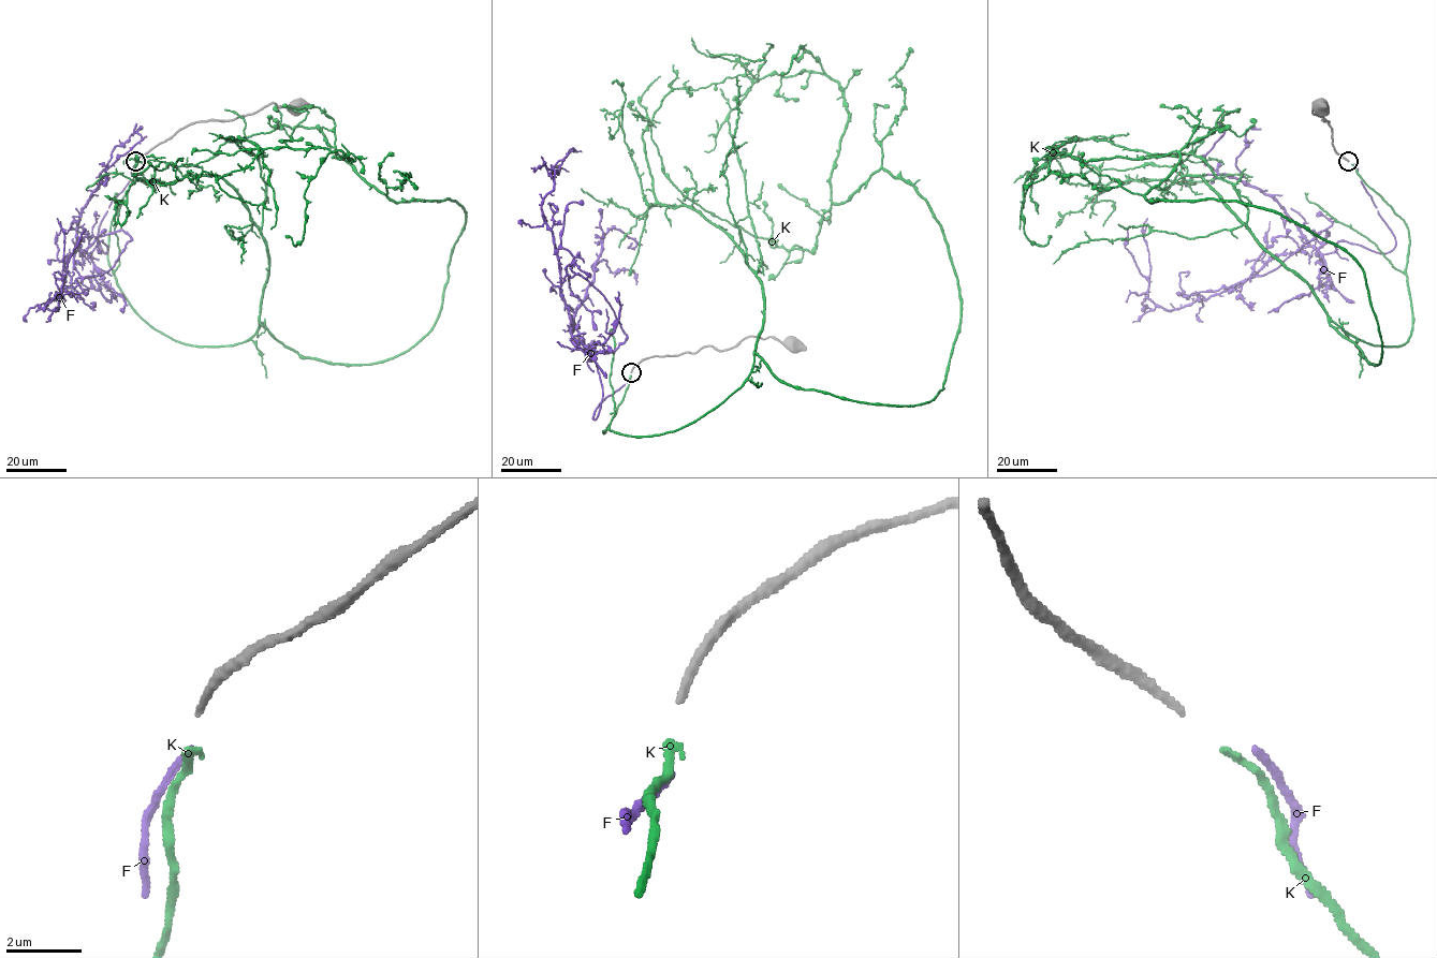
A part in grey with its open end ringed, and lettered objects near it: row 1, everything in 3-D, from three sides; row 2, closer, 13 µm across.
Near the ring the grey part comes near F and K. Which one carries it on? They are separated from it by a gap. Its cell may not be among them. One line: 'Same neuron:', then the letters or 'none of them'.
Same neuron: K

